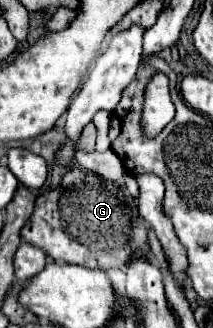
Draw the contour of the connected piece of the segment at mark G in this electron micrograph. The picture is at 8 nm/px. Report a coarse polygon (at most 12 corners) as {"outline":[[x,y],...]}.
{"outline":[[71,168],[21,232],[55,262],[149,252],[125,190]]}

